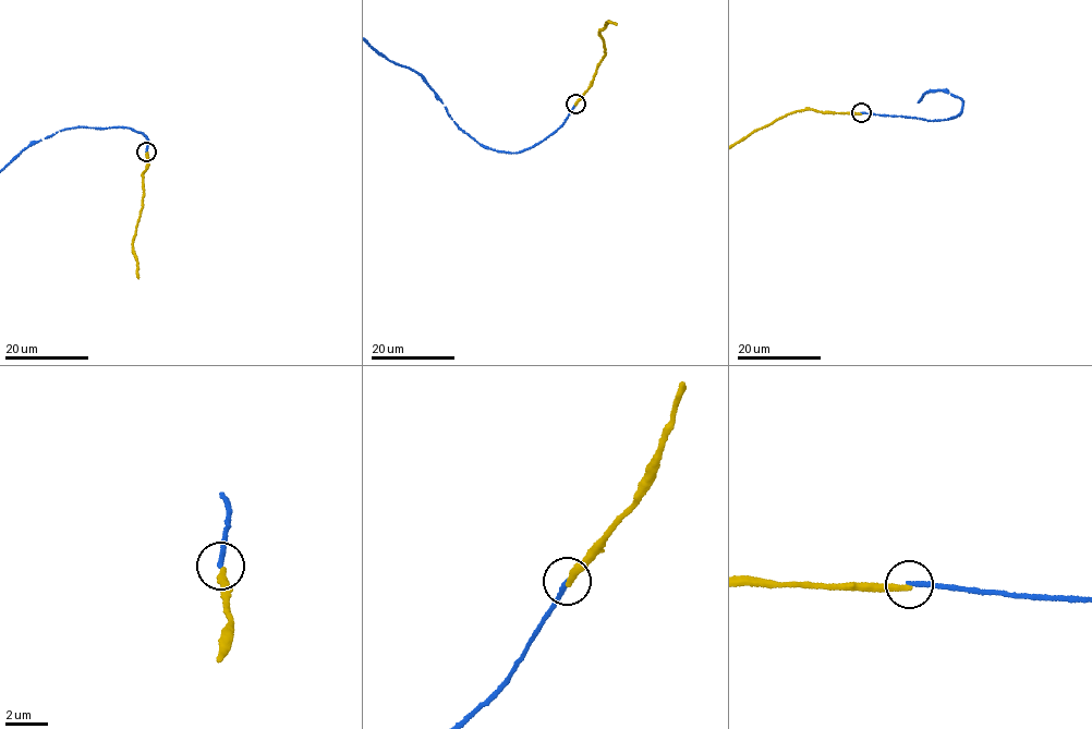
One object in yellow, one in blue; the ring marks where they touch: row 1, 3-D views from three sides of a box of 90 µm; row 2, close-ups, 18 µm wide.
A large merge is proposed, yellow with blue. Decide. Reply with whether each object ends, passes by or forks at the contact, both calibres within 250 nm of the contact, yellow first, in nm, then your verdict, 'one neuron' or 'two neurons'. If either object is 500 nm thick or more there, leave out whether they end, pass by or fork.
yellow ends | blue ends | 300/240 nm | two neurons

